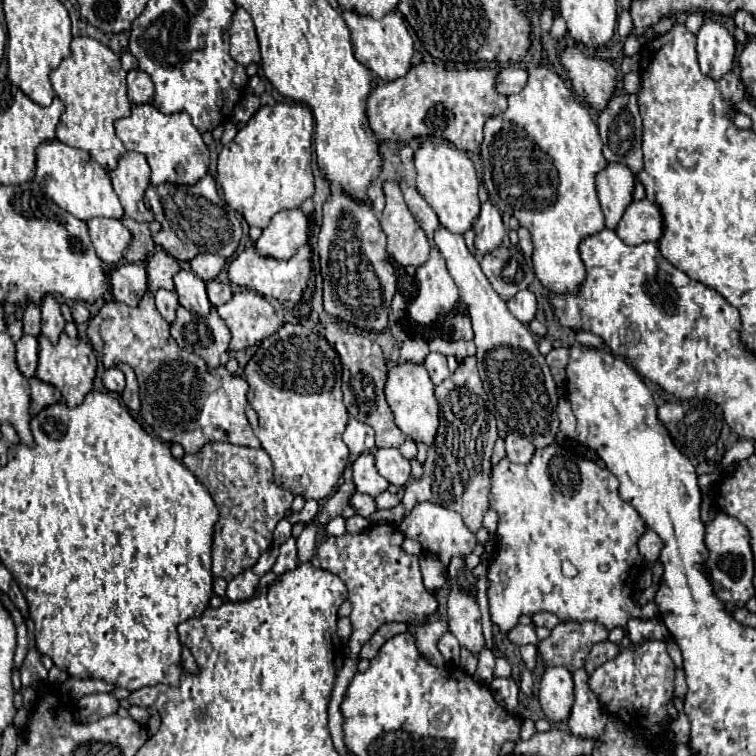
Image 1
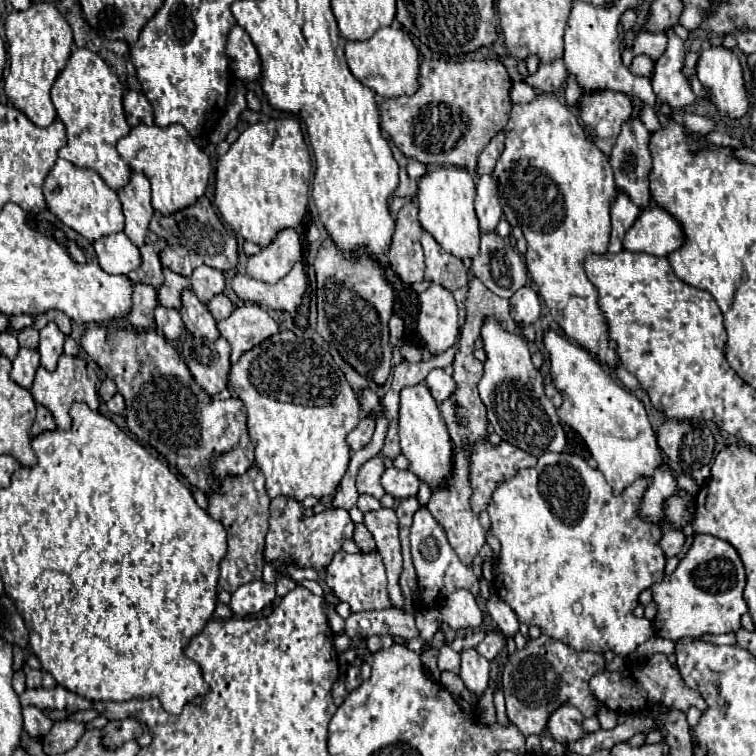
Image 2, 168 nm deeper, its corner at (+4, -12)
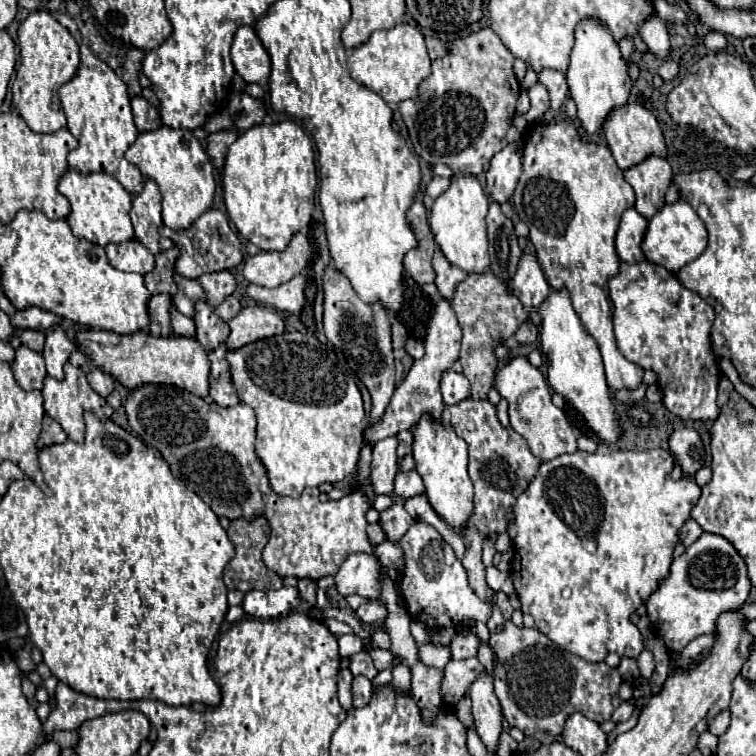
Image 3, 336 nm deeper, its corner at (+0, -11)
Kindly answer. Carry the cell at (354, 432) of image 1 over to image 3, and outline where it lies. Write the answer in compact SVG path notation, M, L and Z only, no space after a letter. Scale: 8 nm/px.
M441 299L437 301L437 307L435 307L435 315L429 323L429 329L427 329L427 337L425 337L425 357L419 359L419 361L413 361L407 377L403 379L403 383L395 389L393 397L391 397L391 403L383 415L383 421L373 425L373 427L367 427L365 429L365 439L369 441L381 441L385 437L391 437L391 435L397 435L399 431L413 431L415 425L419 423L419 419L429 413L431 419L439 421L441 419L441 413L445 409L445 403L443 403L443 397L441 397L441 389L439 389L439 381L441 381L441 375L459 359L459 349L461 349L461 327L457 323L457 317L453 315L453 309L451 309L451 303Z

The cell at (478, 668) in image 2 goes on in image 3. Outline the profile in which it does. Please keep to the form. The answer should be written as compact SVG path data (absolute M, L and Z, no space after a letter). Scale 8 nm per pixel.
M481 675L477 681L473 681L469 695L473 699L473 723L475 731L481 737L487 751L497 751L499 735L503 731L503 715L501 705L493 693L493 677Z

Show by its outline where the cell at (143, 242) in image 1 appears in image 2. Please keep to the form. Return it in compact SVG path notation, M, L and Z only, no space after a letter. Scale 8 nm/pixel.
M139 246L141 252L141 266L139 270L129 272L131 282L143 282L143 284L151 284L153 288L161 286L163 274L161 274L161 262L159 262L159 254L153 246Z

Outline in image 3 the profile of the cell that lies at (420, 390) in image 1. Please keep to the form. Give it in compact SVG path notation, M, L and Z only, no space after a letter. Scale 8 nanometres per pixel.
M429 415L417 423L413 437L413 457L417 463L417 473L425 481L429 505L449 527L461 533L469 525L469 517L473 513L473 485L467 475L467 443L457 437L455 431L449 431L445 423L433 421Z

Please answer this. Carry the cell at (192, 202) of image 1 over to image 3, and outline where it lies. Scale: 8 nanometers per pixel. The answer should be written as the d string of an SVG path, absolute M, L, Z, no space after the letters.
M209 209L205 211L187 231L173 231L169 227L161 227L161 235L167 235L173 239L173 243L179 247L179 259L175 263L175 271L187 279L197 279L203 273L213 273L213 271L223 271L223 269L233 269L241 263L241 241L237 233L229 227L229 219L217 211Z

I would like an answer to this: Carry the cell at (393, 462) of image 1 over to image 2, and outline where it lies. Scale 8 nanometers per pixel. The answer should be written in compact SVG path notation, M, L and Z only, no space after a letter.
M395 466L387 468L381 476L381 486L387 494L391 494L397 500L409 498L417 494L419 488L419 478L411 470L399 470Z

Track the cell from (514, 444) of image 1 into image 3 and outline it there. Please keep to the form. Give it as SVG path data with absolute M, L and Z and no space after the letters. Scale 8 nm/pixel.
M465 399L459 405L445 407L443 423L451 425L453 431L469 445L469 477L475 487L475 509L471 523L485 537L505 533L513 521L513 505L537 475L541 461L531 455L525 439L517 431L499 423L497 407L489 399Z

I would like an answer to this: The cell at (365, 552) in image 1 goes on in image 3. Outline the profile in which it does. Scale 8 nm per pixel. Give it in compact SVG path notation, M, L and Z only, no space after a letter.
M355 553L345 559L339 573L335 575L337 591L347 595L361 595L369 599L379 599L379 563L373 555Z

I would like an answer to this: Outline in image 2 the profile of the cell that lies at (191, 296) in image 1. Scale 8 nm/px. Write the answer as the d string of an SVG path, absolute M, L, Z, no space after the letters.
M183 290L181 300L183 300L183 306L179 312L181 312L185 328L193 336L199 336L205 340L217 340L219 338L219 332L215 326L217 322L211 316L211 312L207 310L207 306L203 302L199 302L199 298L191 290Z

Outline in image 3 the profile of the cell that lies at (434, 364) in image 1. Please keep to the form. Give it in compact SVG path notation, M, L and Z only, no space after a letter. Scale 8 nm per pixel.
M449 369L441 379L441 393L447 405L455 405L471 395L471 387L469 383L465 383L463 373L455 373L453 369Z

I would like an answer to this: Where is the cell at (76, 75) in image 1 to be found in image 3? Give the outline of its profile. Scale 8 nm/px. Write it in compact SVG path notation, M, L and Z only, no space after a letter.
M81 45L79 71L69 83L61 85L59 99L67 115L67 129L79 141L79 147L69 153L69 167L79 173L109 173L131 195L139 195L145 179L135 165L125 161L125 151L137 139L139 131L133 121L127 85L121 81L121 77L117 77L105 61L95 57L89 47Z

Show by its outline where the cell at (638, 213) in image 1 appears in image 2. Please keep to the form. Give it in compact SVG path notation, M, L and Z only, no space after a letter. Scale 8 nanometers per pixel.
M659 206L643 210L623 240L625 250L645 252L653 256L667 256L681 248L681 244L681 226Z

